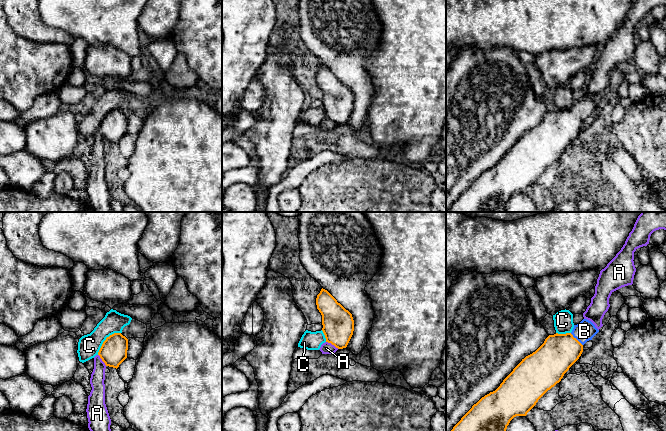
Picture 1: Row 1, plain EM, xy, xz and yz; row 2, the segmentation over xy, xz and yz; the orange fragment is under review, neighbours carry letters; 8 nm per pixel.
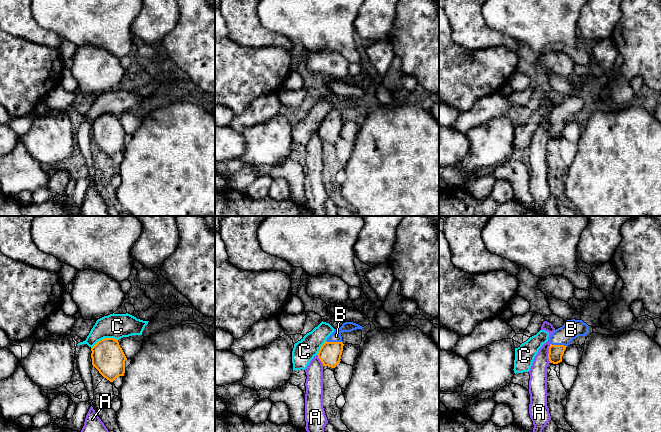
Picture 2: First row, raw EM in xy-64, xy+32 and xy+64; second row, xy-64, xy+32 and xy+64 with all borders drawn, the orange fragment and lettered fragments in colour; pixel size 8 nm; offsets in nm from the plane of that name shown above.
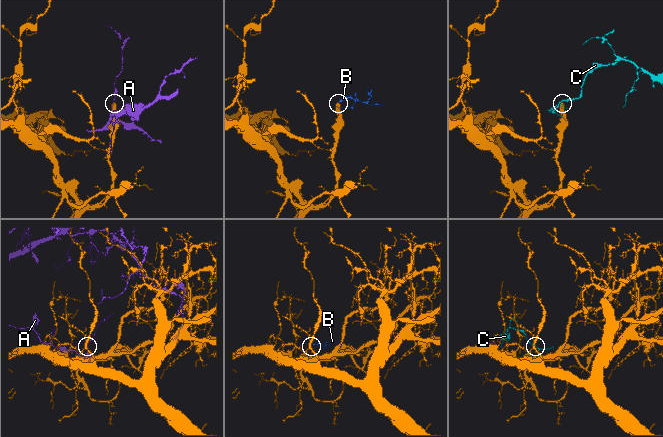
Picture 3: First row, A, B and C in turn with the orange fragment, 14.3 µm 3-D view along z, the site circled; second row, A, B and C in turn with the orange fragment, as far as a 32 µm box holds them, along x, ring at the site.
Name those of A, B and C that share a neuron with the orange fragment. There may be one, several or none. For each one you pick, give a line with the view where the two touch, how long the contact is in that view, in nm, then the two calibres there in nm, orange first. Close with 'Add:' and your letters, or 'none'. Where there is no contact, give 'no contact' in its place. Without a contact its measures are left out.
B: yz | 140 nm | 300/160 nm
Add: B

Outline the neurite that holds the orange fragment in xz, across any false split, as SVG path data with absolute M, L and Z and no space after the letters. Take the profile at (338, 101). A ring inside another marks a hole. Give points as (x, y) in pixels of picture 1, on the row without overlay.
M323 64L317 71L316 81L322 91L326 118L338 125L346 124L354 107L352 90Z

